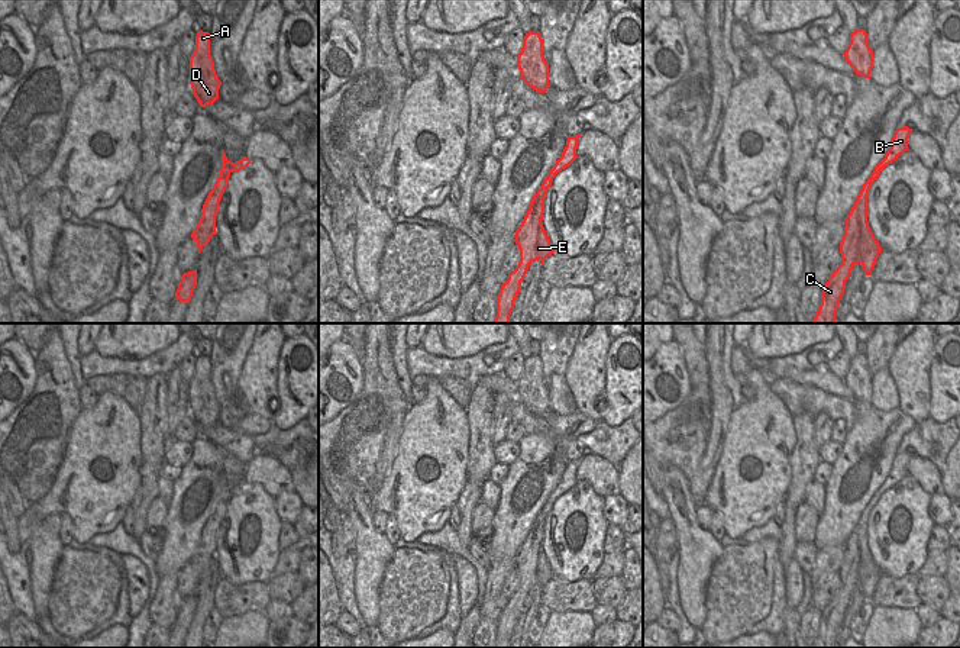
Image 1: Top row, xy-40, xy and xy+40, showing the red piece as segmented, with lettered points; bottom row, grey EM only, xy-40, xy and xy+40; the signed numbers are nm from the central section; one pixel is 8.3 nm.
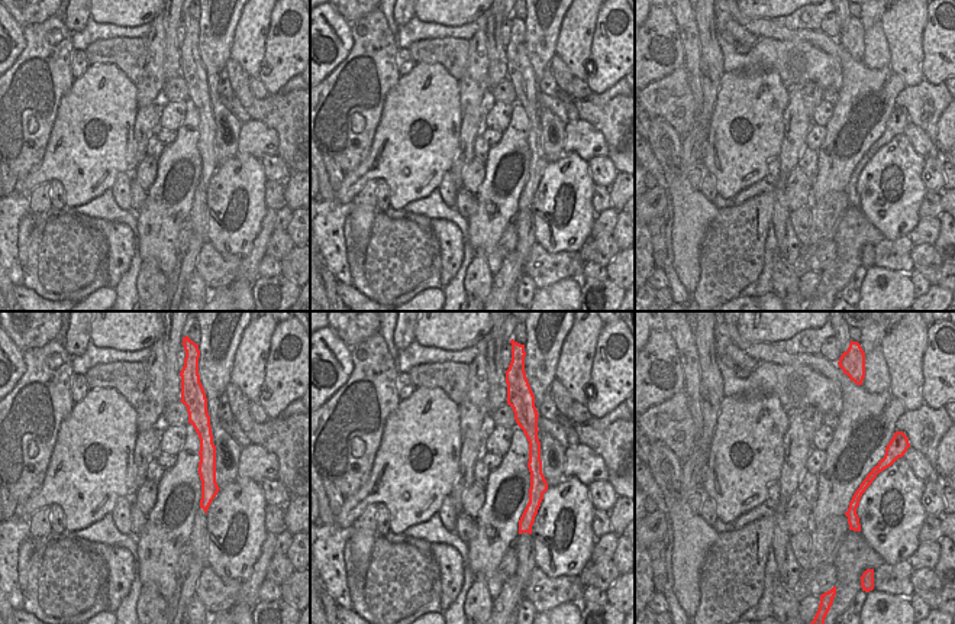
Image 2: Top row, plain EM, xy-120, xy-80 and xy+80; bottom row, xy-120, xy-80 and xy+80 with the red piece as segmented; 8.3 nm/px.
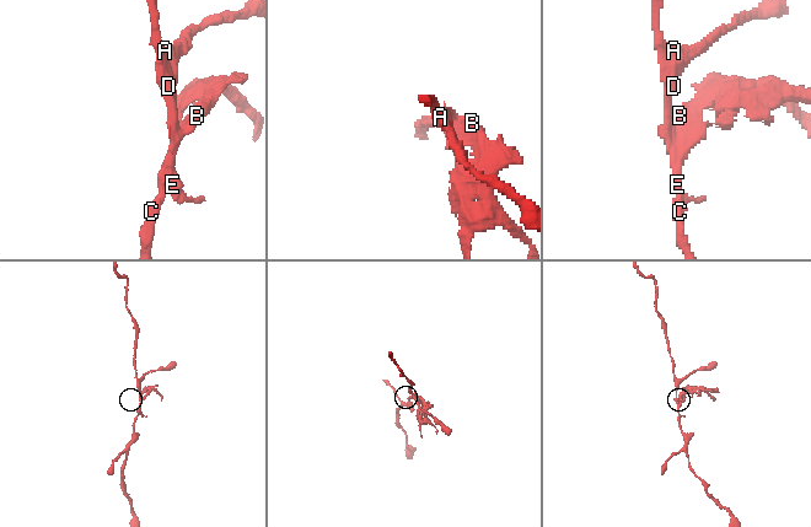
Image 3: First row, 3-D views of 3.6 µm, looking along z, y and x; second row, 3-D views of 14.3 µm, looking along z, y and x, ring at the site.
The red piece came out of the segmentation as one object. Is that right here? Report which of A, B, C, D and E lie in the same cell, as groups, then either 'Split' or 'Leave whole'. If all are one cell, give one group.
Groups: A C D / B E. Split

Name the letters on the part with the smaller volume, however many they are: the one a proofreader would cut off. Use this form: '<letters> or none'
B, E

